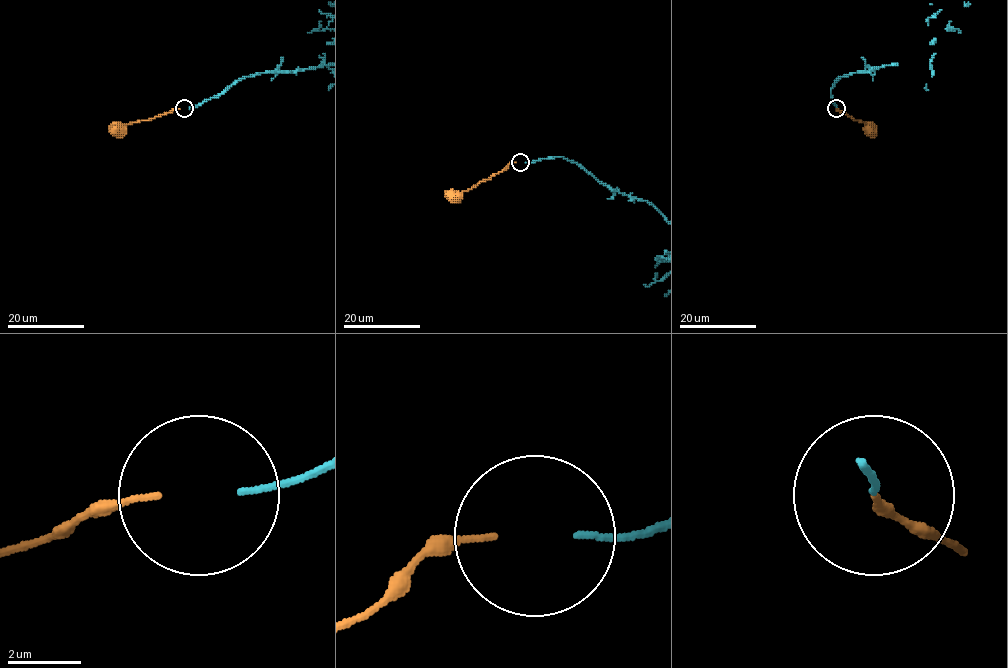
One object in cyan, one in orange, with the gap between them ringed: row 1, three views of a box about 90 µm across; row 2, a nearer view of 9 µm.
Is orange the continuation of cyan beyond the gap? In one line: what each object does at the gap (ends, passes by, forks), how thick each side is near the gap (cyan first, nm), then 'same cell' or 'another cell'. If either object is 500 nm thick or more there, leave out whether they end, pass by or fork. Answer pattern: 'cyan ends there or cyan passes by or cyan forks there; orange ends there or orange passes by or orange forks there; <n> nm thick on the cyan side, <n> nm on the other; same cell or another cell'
cyan ends there; orange ends there; 160 nm thick on the cyan side, 150 nm on the other; same cell

